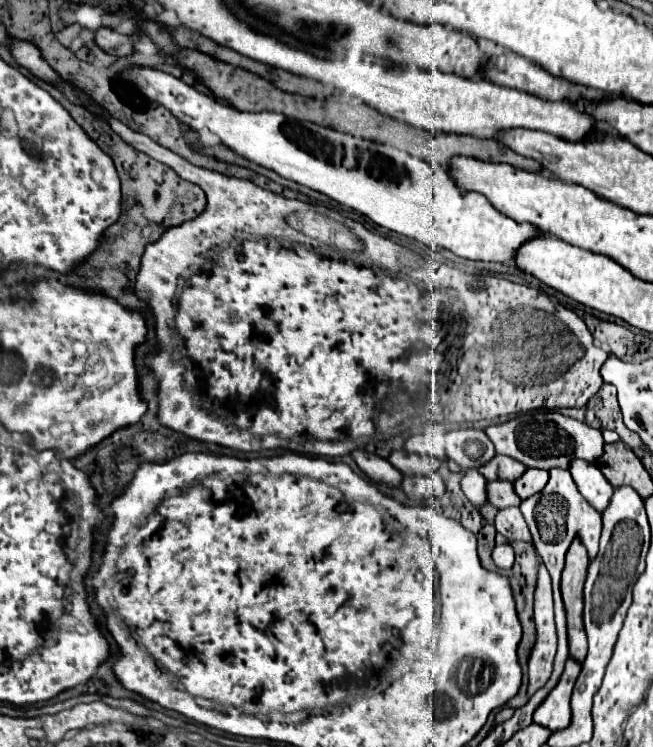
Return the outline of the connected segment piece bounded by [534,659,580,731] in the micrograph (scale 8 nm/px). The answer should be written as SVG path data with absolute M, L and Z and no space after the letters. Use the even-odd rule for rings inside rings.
M568 659L568 665L560 677L560 683L542 701L540 709L536 709L534 723L542 725L550 731L562 731L570 725L570 719L572 719L570 695L572 695L578 673L580 673L580 665L576 665L576 661L572 661L572 659Z

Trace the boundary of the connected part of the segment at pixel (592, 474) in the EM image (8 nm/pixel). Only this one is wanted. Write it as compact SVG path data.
M574 459L568 471L572 473L574 483L578 491L586 497L586 501L596 511L602 513L608 507L608 501L612 497L612 485L602 475L602 471L594 463L588 463L584 459Z

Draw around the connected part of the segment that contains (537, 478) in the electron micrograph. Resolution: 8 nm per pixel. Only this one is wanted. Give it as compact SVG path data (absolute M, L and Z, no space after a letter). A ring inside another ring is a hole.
M526 469L524 475L514 481L514 491L520 499L528 499L528 497L540 493L544 489L546 481L548 481L548 471Z

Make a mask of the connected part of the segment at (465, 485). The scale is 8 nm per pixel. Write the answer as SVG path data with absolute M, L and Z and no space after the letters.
M468 469L460 481L462 485L462 491L464 495L476 505L476 507L482 507L486 503L486 497L484 497L484 485L486 485L486 479L476 471L476 469Z

